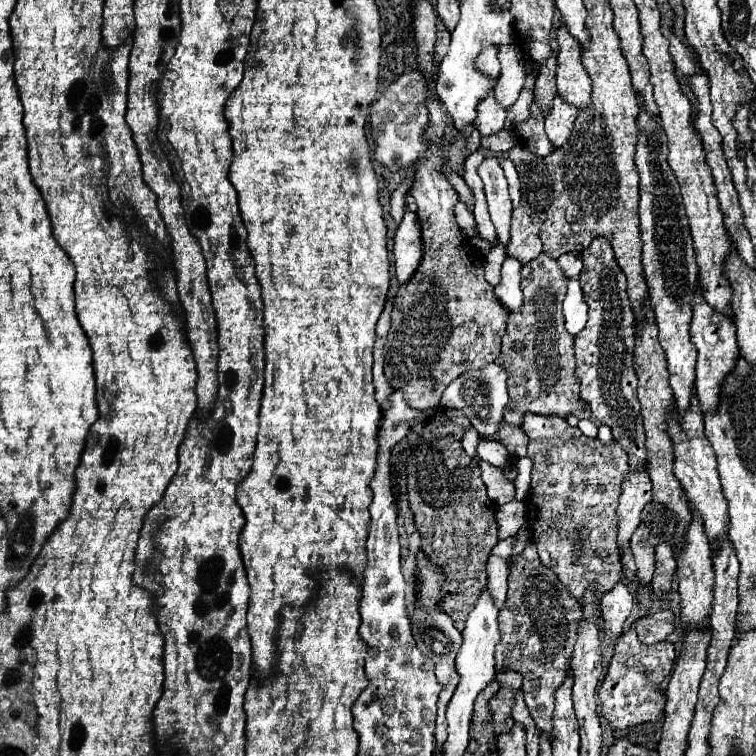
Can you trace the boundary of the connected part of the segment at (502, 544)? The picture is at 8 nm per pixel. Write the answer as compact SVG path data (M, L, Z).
M509 537L509 539L503 539L503 541L499 541L499 543L497 543L497 545L491 549L491 555L499 555L499 557L507 559L507 557L511 555L513 541L515 541L515 537Z

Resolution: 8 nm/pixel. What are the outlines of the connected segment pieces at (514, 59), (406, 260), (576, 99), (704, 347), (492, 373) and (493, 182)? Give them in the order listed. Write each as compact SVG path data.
M499 45L499 61L501 61L501 75L493 95L497 101L501 101L503 107L511 107L517 101L527 81L525 63L521 59L519 49L513 45Z
M405 209L405 217L399 223L393 241L395 241L395 247L393 247L395 275L397 275L399 283L405 283L417 271L421 255L423 255L421 227L419 227L419 219L413 211Z
M561 25L557 31L559 55L557 55L557 89L561 99L583 109L591 103L591 79L581 65L581 47L577 39L573 39L565 27Z
M697 287L695 299L693 299L693 321L691 321L691 341L697 347L697 399L703 415L717 411L719 405L719 395L721 395L721 379L733 371L737 359L739 359L739 349L735 341L735 325L721 313L713 311L705 299L701 297L701 291Z
M489 363L481 367L481 371L467 371L465 375L459 375L447 385L441 397L441 407L461 409L469 417L473 429L479 433L481 439L495 439L499 425L503 421L503 409L507 407L509 399L505 383L507 383L507 371L497 363Z
M487 157L479 165L479 177L483 179L483 185L485 185L491 221L493 221L493 225L497 229L497 241L507 245L513 207L511 207L511 199L509 199L507 179L503 175L499 159L497 157Z

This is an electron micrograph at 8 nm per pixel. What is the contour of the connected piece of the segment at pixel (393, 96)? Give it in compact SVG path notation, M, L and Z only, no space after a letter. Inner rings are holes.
M413 69L401 75L395 83L391 83L379 101L371 107L369 127L375 139L375 159L387 165L391 171L407 167L415 163L423 151L427 149L427 141L423 137L423 129L429 123L427 109L425 109L425 77Z

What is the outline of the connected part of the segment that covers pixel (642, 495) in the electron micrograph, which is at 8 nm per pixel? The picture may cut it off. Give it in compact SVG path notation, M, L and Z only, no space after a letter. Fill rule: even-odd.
M629 471L623 481L623 493L617 507L619 553L629 549L629 541L641 523L641 511L651 501L651 479L647 471Z

